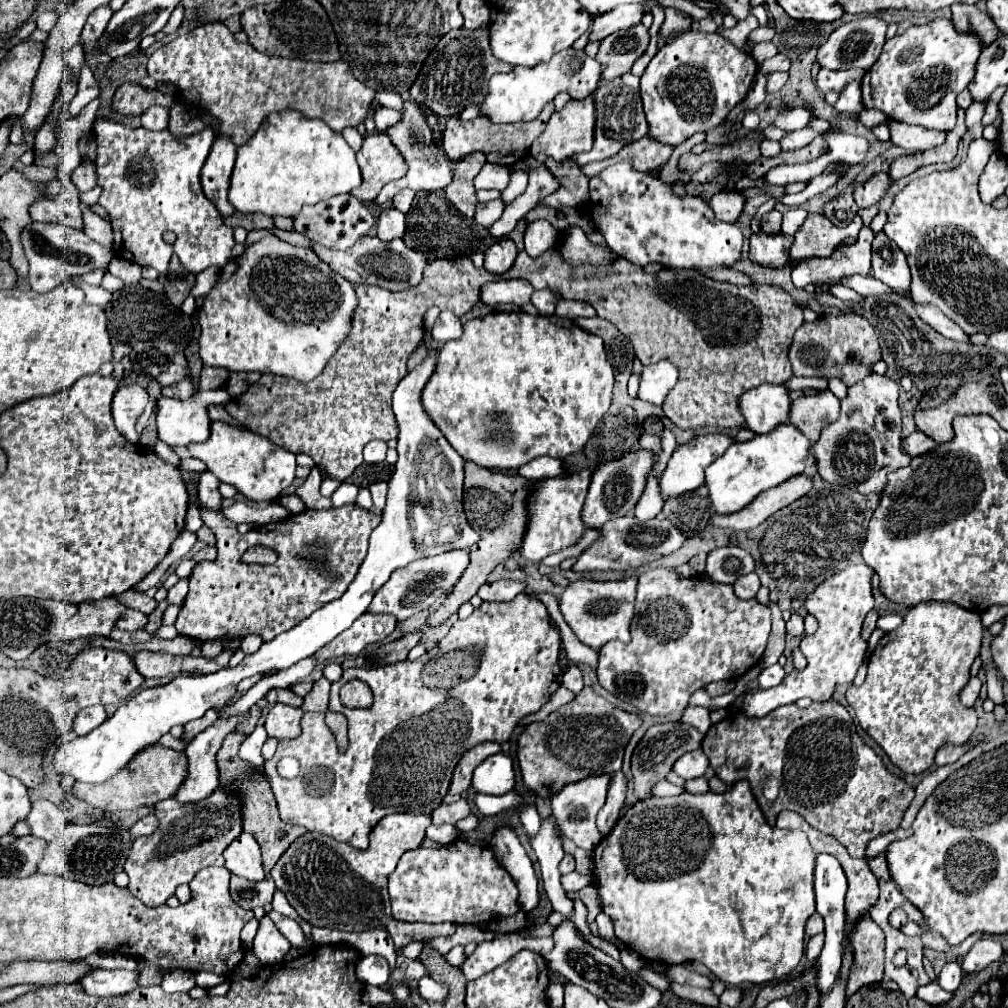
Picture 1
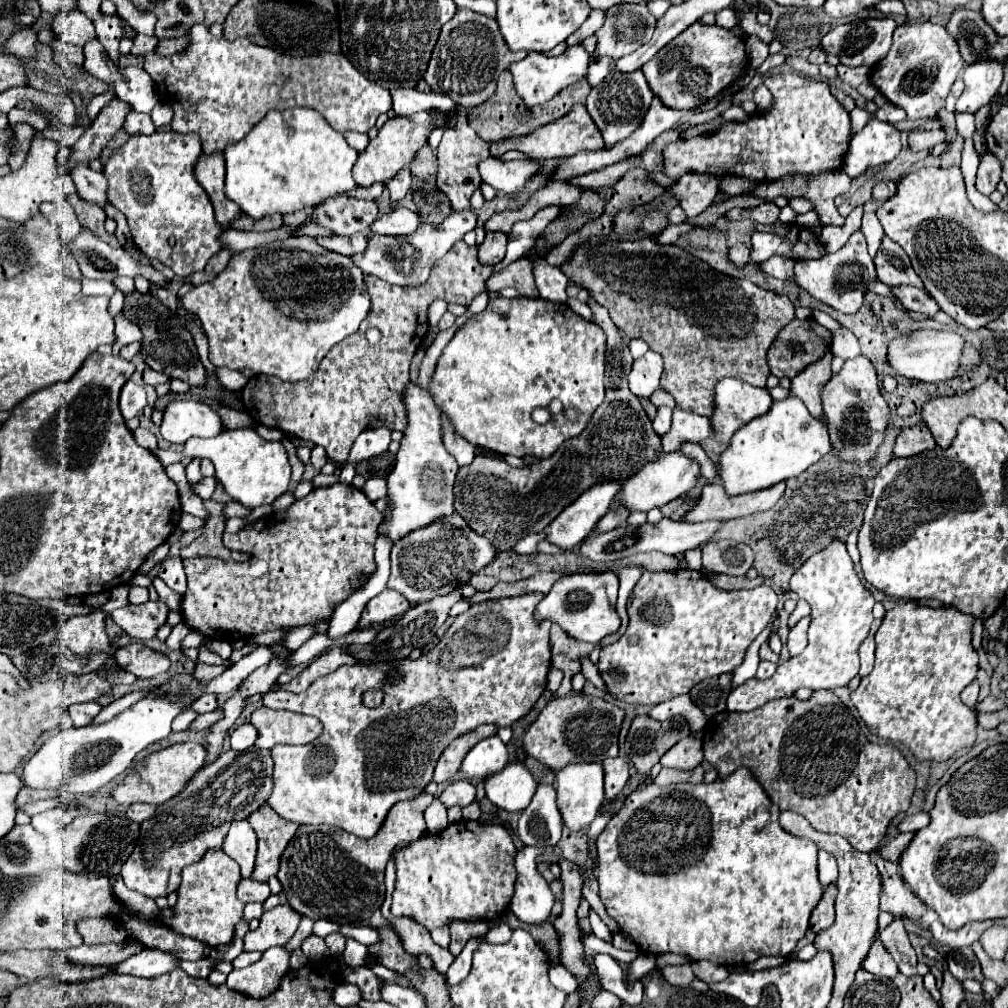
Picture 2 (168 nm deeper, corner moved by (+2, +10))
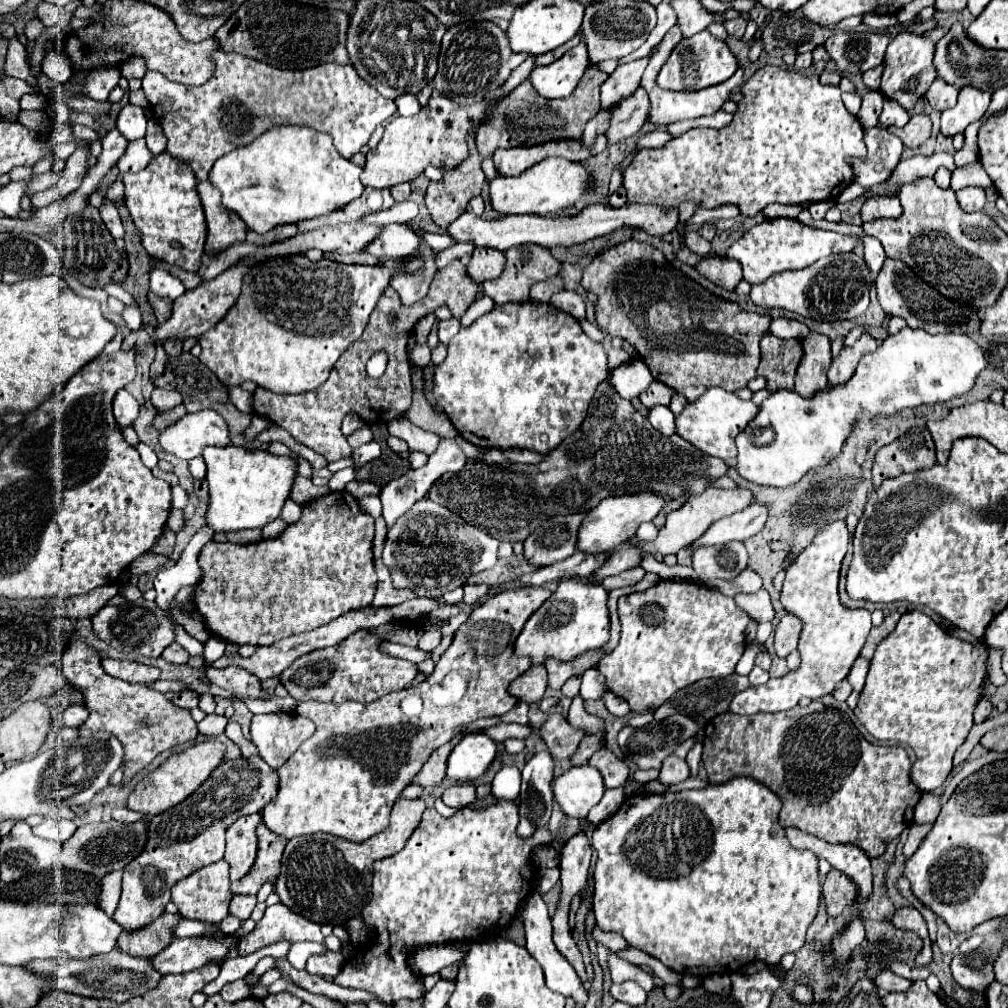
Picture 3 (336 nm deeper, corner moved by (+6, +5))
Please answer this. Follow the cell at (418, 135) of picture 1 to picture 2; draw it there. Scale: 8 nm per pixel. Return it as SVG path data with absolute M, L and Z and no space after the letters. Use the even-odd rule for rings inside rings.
M373 184L369 188L355 188L349 194L357 196L357 198L363 198L363 200L377 200L383 194L383 190L385 190L385 184Z

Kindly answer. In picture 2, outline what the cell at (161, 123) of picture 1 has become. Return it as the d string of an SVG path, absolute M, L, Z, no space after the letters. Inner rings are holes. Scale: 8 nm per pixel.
M129 112L127 120L125 120L125 130L129 134L135 134L135 132L143 132L143 134L153 134L157 128L151 120L149 114L141 114L141 112Z

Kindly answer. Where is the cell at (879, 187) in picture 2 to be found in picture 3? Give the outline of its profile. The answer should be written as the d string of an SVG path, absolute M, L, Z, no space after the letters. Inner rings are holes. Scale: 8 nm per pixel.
M869 197L865 199L861 207L861 219L873 221L873 219L897 219L901 217L901 203L899 197Z

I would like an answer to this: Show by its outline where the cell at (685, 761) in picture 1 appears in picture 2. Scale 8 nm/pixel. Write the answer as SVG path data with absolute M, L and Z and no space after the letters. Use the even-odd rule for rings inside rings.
M687 736L679 740L679 744L675 744L675 748L671 748L671 752L667 752L661 760L663 766L679 768L679 770L693 770L701 762L703 762L703 746L701 746L701 738L695 736Z

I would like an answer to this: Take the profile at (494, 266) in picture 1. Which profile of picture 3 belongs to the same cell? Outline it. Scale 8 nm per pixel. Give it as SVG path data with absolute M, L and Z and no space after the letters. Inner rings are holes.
M475 249L471 255L471 261L467 265L467 275L475 283L483 283L487 279L499 277L499 273L505 269L505 255L497 249Z

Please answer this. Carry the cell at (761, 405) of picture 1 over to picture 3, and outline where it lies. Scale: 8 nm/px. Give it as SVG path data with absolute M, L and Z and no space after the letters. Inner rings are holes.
M711 387L707 393L703 393L695 403L687 403L683 411L675 417L675 431L679 437L695 445L707 455L721 457L725 461L731 461L737 457L735 453L735 437L745 429L745 425L757 415L759 407L751 401L741 401L735 393Z

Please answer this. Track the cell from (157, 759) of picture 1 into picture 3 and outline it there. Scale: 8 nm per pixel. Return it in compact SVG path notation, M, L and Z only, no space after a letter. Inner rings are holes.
M207 741L207 743L195 743L193 747L171 755L159 769L155 769L153 773L149 773L143 781L137 783L135 791L129 795L127 807L131 807L133 811L139 811L143 815L159 815L175 805L179 805L181 801L185 801L195 789L199 789L199 785L223 763L225 759L225 751L227 745L221 741Z

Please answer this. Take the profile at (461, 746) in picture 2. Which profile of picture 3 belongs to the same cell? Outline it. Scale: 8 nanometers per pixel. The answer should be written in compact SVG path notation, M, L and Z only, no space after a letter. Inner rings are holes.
M463 735L453 737L449 743L441 745L439 749L435 749L435 751L433 751L433 755L429 757L429 761L423 765L423 769L415 775L415 781L413 781L413 783L415 783L415 785L421 785L421 787L431 787L431 785L441 783L441 781L443 781L443 777L445 777L447 757L449 757L449 753L451 753L453 745L455 745L459 739L463 739Z

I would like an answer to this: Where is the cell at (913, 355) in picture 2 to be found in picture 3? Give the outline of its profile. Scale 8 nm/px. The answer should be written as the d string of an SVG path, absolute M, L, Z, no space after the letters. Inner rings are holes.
M905 327L897 335L887 337L877 347L877 351L863 355L853 377L843 385L829 385L827 389L821 389L813 397L801 397L799 393L789 389L779 389L771 393L769 399L761 405L757 417L735 439L739 449L737 471L741 477L757 485L789 487L797 483L809 469L823 467L835 455L839 455L845 439L849 437L853 425L861 419L863 413L867 417L891 417L903 409L945 403L949 399L961 397L973 389L977 375L985 367L987 367L987 357L971 337L959 333L929 335L923 329Z

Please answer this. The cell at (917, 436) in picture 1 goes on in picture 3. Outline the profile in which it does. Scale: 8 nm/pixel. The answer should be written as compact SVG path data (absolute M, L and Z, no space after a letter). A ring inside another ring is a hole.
M911 427L893 443L877 451L873 463L873 489L877 489L885 479L929 469L935 463L935 445L931 433L925 427Z

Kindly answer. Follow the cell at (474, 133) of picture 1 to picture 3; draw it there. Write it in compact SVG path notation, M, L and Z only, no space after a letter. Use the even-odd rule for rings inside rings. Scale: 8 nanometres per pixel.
M591 65L577 89L563 99L547 99L535 93L531 81L523 81L515 87L495 109L495 113L479 127L475 135L475 145L483 159L491 159L495 149L509 149L521 145L539 145L559 139L579 139L589 119L599 111L599 87L607 79L607 73L599 65Z

